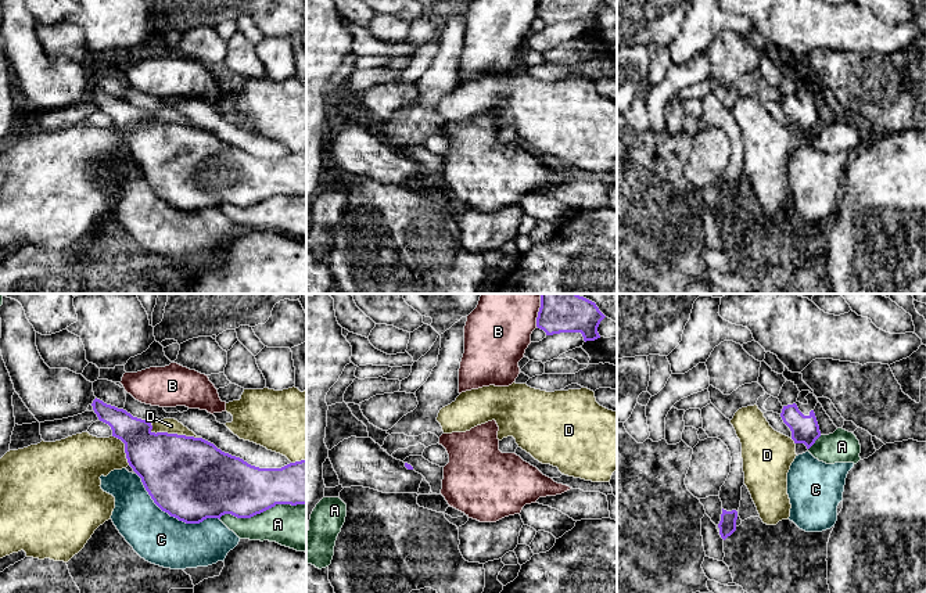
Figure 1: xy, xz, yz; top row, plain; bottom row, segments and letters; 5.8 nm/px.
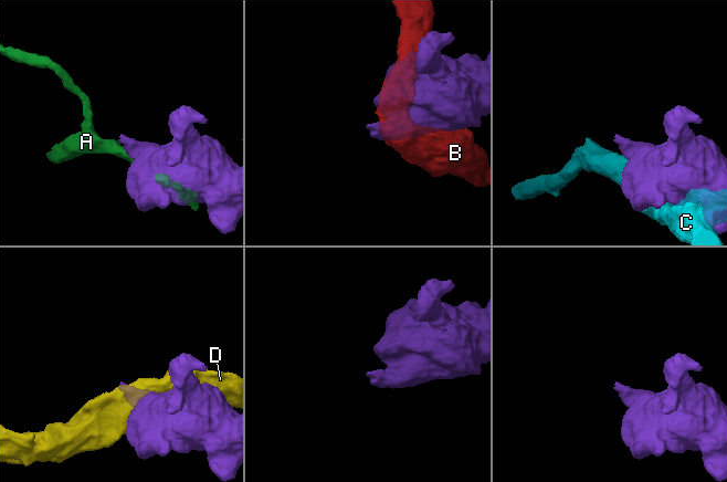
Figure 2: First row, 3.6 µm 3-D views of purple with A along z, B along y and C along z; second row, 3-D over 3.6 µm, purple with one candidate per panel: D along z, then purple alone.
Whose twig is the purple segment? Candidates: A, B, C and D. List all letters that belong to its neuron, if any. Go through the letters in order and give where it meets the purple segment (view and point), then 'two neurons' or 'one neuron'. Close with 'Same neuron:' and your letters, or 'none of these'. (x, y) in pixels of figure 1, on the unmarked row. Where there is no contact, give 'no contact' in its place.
A: meets purple in xy at (262, 201); two neurons
B: meets purple in xz at (537, 9); two neurons
C: meets purple in xy at (172, 205); two neurons
D: meets purple in xy at (173, 124); two neurons
Same neuron: none of these

